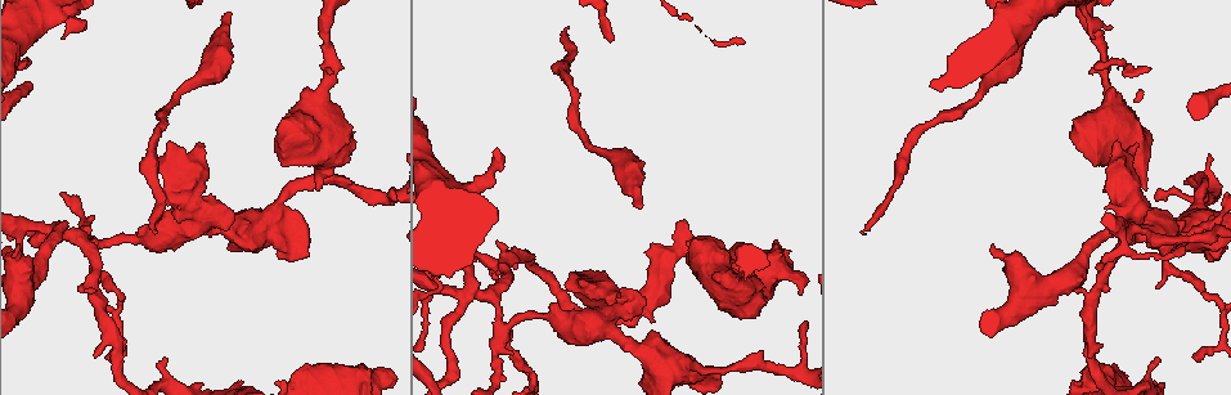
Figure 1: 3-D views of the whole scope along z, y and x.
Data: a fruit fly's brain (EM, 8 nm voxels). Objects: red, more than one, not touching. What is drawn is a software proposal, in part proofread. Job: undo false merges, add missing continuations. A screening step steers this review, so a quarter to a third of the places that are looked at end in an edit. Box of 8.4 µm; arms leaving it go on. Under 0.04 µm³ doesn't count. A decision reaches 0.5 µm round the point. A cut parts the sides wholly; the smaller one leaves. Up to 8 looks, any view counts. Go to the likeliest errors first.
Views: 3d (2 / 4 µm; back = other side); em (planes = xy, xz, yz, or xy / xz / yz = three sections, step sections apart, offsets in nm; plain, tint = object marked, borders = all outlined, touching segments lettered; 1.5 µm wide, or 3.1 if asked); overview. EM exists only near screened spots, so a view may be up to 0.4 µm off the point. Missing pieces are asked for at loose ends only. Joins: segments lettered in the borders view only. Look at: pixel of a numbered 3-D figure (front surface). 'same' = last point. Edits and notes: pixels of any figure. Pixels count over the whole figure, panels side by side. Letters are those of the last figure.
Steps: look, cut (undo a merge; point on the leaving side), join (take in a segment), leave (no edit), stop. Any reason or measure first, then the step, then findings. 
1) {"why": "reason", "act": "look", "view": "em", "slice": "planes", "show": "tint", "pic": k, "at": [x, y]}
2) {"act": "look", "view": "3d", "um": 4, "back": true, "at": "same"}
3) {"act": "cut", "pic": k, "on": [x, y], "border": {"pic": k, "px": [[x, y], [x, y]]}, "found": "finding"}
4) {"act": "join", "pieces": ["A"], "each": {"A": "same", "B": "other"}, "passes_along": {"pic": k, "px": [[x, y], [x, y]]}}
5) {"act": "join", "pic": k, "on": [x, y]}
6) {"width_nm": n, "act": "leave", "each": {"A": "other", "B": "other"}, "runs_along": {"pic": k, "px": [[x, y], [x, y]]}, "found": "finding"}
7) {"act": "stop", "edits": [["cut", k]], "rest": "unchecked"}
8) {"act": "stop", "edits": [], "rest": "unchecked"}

{"why": "an open end", "act": "look", "view": "em", "slice": "planes", "show": "borders", "pic": 1, "at": [155, 232]}

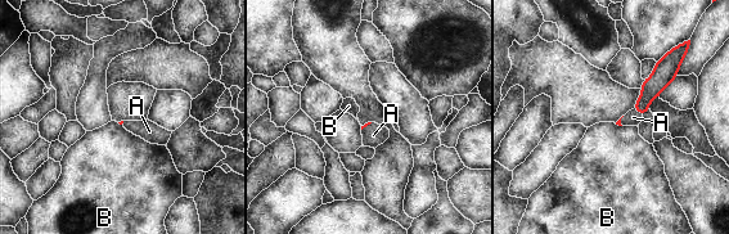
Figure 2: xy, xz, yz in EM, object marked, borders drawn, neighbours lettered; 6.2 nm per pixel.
{"act": "join", "pieces": ["A"], "each": {"A": "same", "B": "other"}, "found": "it goes on there"}

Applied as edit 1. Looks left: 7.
{"act": "look", "view": "overview"}

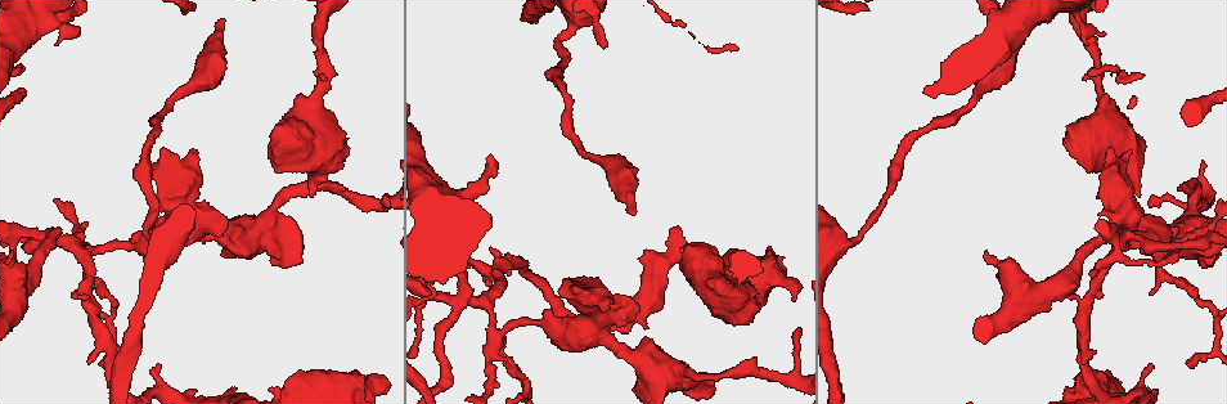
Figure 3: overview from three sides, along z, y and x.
{"why": "looks like a crossing", "act": "look", "view": "3d", "um": 2, "pic": 3, "at": [1123, 237]}

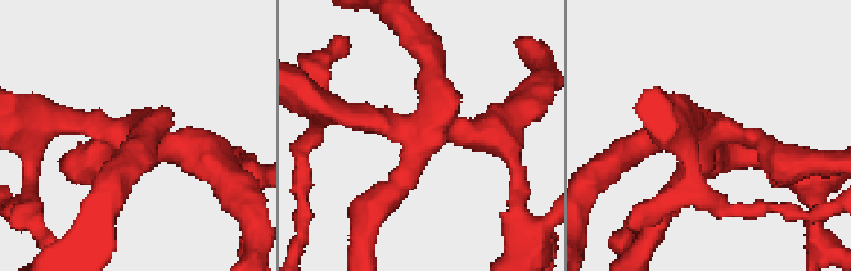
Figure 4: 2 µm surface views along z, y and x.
{"why": "need the tissue", "act": "look", "view": "em", "slice": "planes", "show": "plain", "pic": 4, "at": [155, 133]}

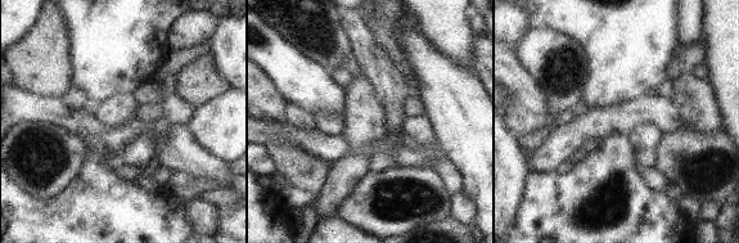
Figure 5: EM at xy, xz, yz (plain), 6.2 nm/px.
{"act": "look", "view": "em", "slice": "planes", "show": "borders", "at": "same"}

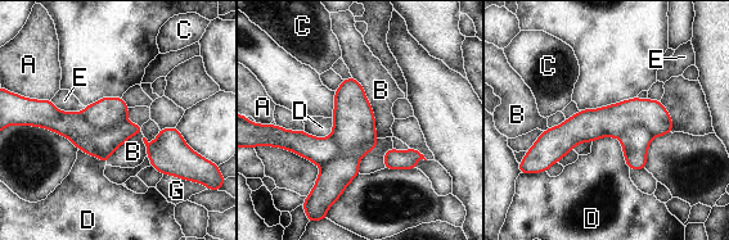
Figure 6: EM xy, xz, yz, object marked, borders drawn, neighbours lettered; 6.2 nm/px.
{"act": "cut", "pic": 6, "on": [107, 112], "each": {"A": "other", "B": "other", "C": "other", "D": "other", "E": "other", "G": "other"}, "part_leaving": {"pic": 6, "px": [[669, 123], [617, 117], [536, 149]]}, "found": "a second cell is stuck on"}

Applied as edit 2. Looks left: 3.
{"act": "stop", "edits": [["join", 2], ["cut", 6]], "rest": "unchecked"}

